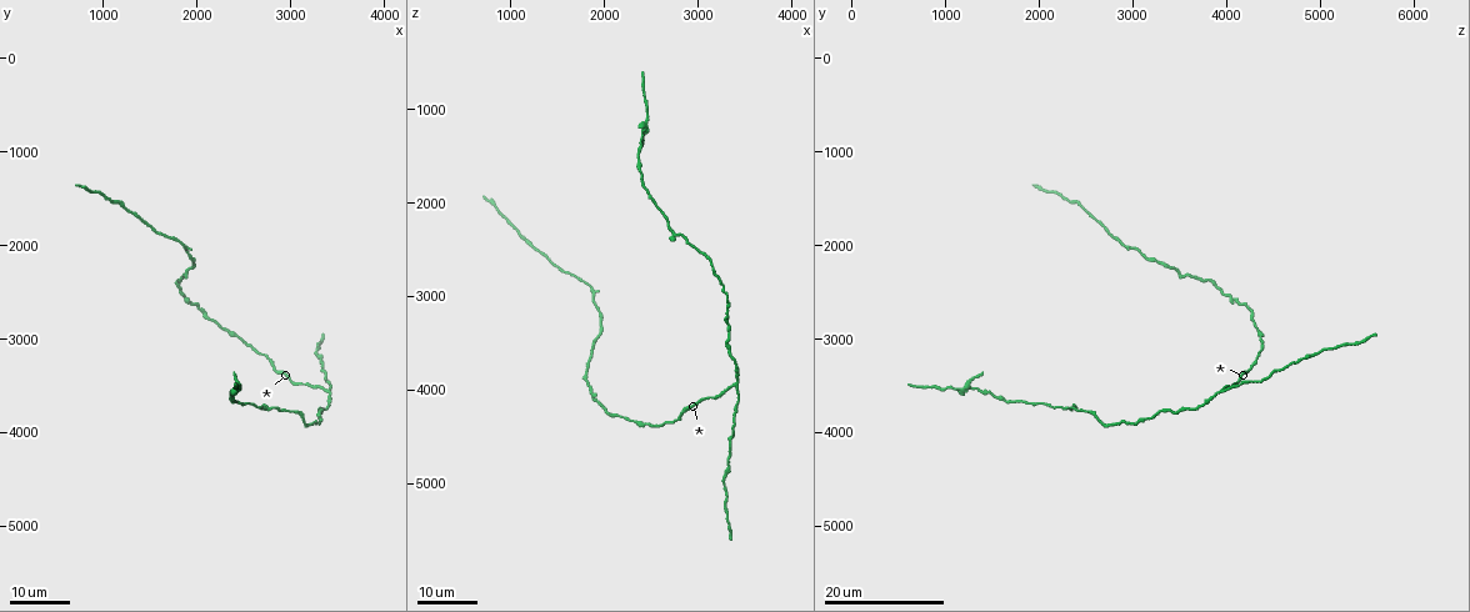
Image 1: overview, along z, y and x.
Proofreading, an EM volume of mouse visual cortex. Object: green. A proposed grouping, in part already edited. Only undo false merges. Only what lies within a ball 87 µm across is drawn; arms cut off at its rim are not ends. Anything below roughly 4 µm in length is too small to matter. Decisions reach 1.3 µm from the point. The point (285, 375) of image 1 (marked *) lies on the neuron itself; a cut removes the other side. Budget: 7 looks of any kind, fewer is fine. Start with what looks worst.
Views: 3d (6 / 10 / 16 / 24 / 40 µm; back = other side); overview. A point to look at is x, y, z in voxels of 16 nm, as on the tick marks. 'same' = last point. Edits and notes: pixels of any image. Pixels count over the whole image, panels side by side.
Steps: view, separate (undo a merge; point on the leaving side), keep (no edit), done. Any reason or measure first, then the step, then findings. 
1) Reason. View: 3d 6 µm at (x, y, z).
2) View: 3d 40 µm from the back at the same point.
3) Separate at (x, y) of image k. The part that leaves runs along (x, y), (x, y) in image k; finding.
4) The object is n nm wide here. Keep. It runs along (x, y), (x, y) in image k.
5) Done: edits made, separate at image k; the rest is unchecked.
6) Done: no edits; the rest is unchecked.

Branch point. View: 3d 24 µm at (3400, 3550, 3950).

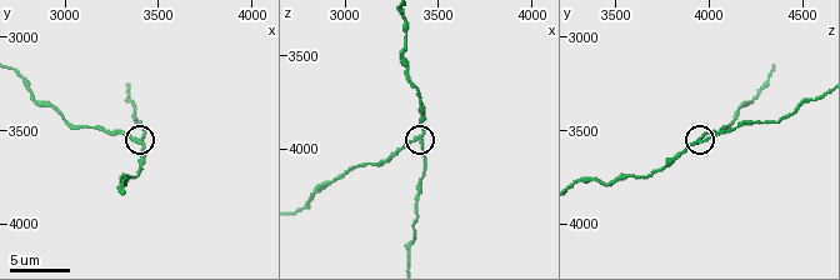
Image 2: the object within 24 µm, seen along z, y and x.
View: 3d 10 µm at (3400, 3560, 3940).

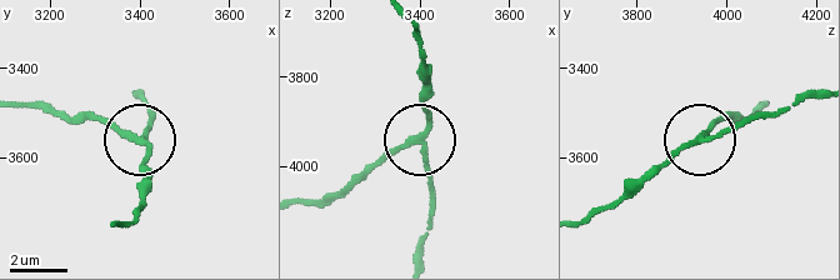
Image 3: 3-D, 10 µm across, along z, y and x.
3 arms meet here. Keep. It runs along (306, 199), (335, 194), (419, 144), (429, 204) in image 3; one neuron here.

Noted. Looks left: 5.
Side arm on a straight run. View: 3d 24 µm at (1850, 2000, 2900).

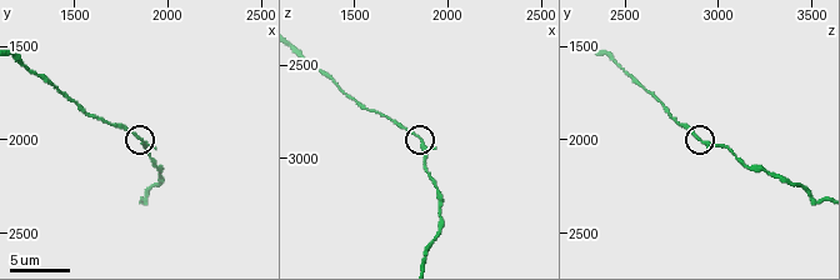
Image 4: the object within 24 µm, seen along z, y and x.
View: 3d 6 µm at (1840, 2020, 2920).

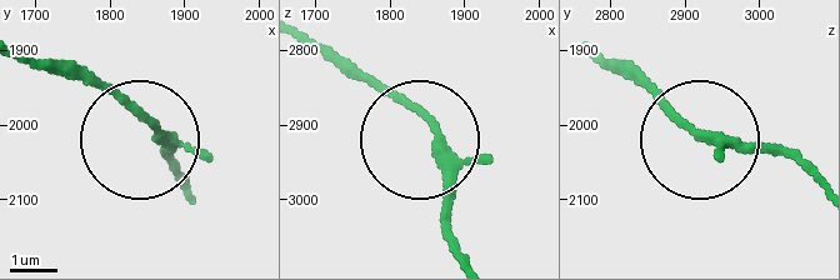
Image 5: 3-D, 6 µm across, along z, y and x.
Keep. It runs along (819, 189), (783, 156), (699, 136), (620, 61) in image 5; all the same neuron.

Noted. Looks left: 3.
Thick turns thin. View: 3d 24 µm at (2400, 3550, 1150).

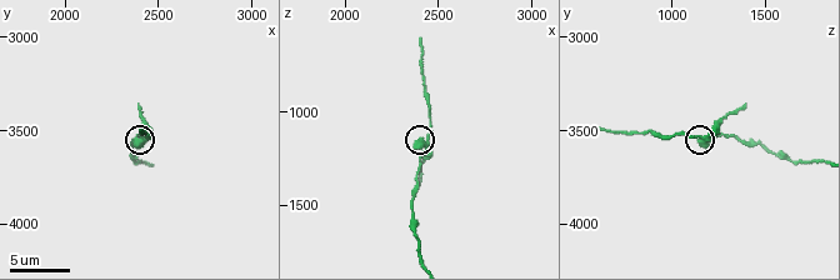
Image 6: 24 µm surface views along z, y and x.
Closer look. View: 3d 6 µm at (2440, 3520, 1160).

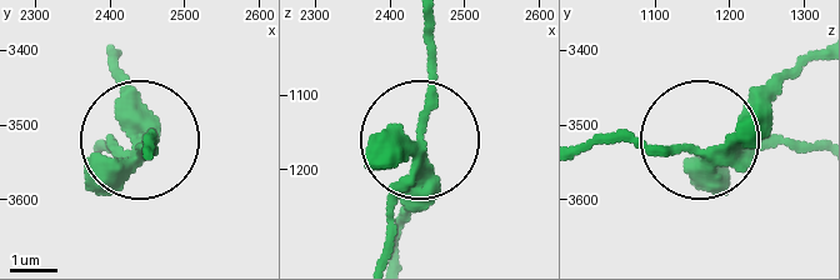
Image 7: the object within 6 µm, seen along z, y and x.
Separate at (128, 93) of image 7. The part that leaves runs along (130, 151), (119, 60) in image 7; two neurons meet here.

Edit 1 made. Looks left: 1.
Thin neck. View: 3d 6 µm at (1960, 2200, 3300).

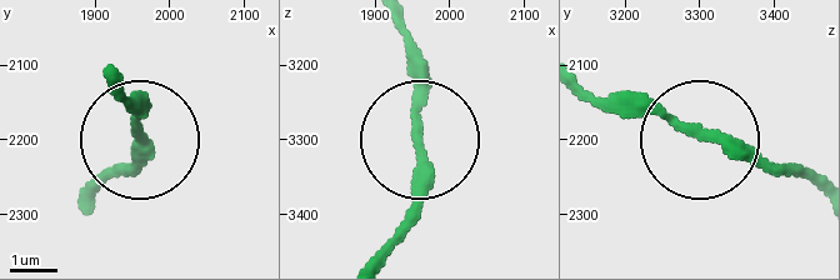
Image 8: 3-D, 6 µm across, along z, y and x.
Keep. It runs along (810, 186), (666, 118), (599, 106) in image 8; one neuron here.

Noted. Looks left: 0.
Done: edits made, separate at image 7; the rest is unchecked.

